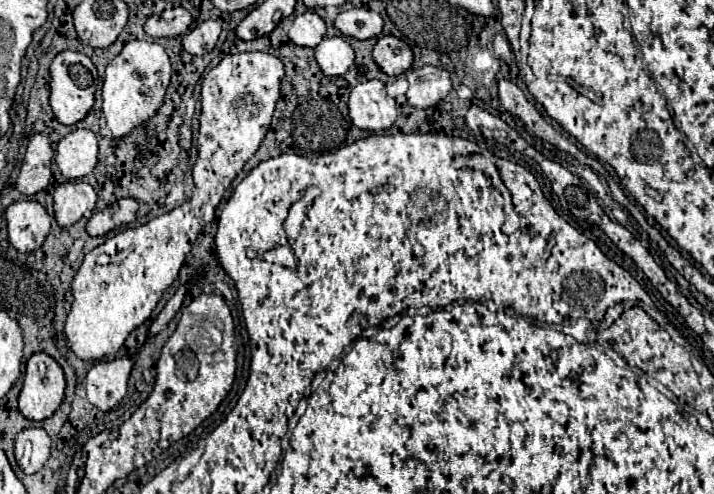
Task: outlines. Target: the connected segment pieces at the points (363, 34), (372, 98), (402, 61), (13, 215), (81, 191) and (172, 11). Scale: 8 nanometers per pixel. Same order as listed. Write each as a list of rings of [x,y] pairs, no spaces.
[[[351,8],[339,12],[335,18],[335,28],[355,40],[369,40],[381,34],[383,18],[367,8]]]
[[[367,80],[351,90],[349,118],[351,124],[361,130],[389,130],[397,118],[397,104],[387,96],[381,80]]]
[[[381,36],[373,48],[373,60],[387,76],[399,76],[411,66],[413,52],[403,40],[395,36]]]
[[[33,200],[13,202],[5,210],[9,242],[17,252],[33,252],[41,248],[49,228],[51,216],[47,210]]]
[[[65,182],[53,190],[55,220],[61,228],[69,228],[81,216],[91,212],[97,202],[97,192],[87,182]]]
[[[167,8],[159,16],[149,16],[145,22],[145,32],[153,38],[161,36],[179,36],[189,30],[191,14],[185,8]]]

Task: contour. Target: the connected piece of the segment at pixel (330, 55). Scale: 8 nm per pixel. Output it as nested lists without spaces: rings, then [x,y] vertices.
[[[323,38],[323,42],[315,48],[315,60],[323,74],[343,76],[353,64],[355,52],[345,38]]]

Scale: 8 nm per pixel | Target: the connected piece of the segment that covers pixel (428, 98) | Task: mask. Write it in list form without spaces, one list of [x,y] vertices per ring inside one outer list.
[[[423,66],[407,76],[407,104],[413,108],[431,108],[451,92],[451,78],[447,70],[435,66]]]

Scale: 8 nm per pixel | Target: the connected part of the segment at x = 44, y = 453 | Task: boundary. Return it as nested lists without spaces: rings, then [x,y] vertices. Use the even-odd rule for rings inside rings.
[[[27,428],[15,440],[15,460],[25,474],[35,474],[49,458],[51,438],[43,428]]]

